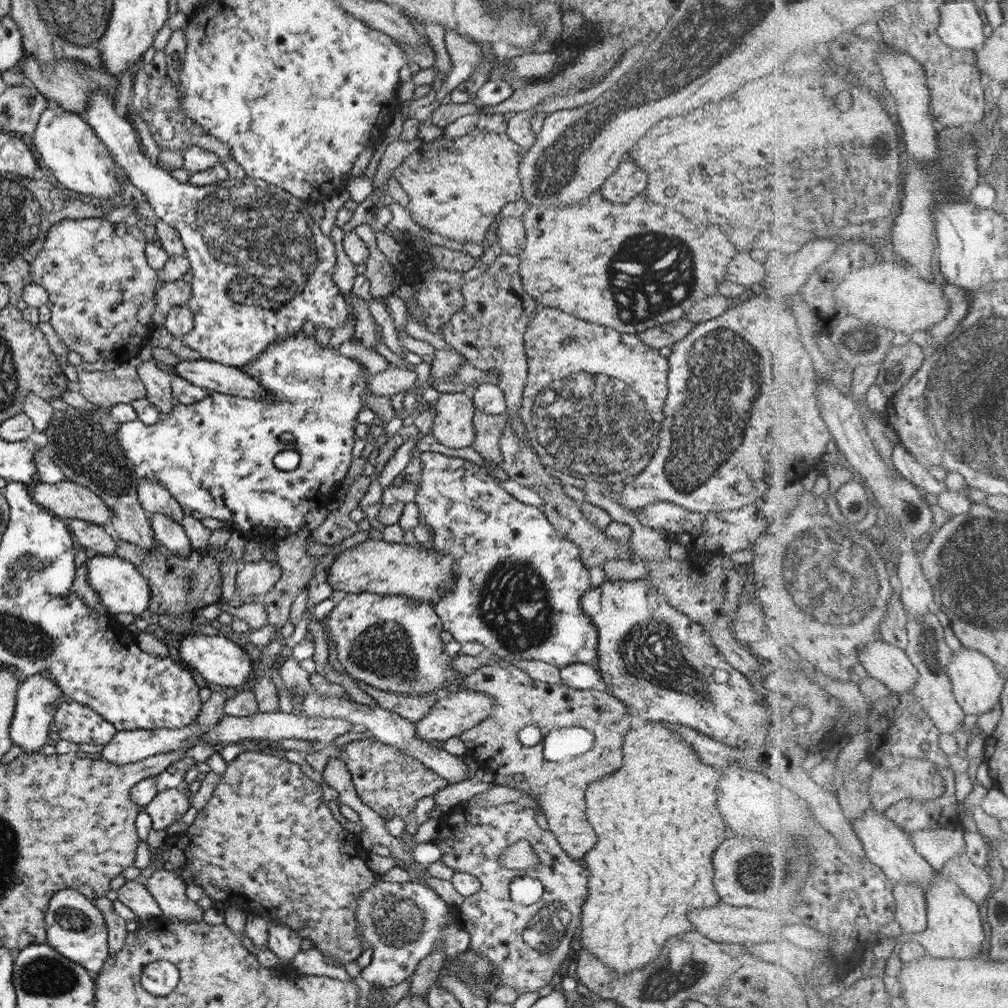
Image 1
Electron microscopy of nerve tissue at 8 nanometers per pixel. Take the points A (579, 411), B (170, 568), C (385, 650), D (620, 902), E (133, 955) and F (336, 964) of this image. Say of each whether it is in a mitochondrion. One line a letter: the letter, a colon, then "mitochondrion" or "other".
A: mitochondrion
B: other
C: mitochondrion
D: other
E: other
F: other

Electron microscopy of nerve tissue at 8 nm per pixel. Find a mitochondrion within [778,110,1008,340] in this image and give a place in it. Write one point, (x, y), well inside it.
(953, 182)

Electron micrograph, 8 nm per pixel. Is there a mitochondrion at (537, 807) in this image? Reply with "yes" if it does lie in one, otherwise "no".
no

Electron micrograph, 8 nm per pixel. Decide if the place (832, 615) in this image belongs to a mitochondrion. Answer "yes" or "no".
yes

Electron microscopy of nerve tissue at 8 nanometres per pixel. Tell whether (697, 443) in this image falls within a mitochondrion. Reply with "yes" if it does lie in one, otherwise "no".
yes

